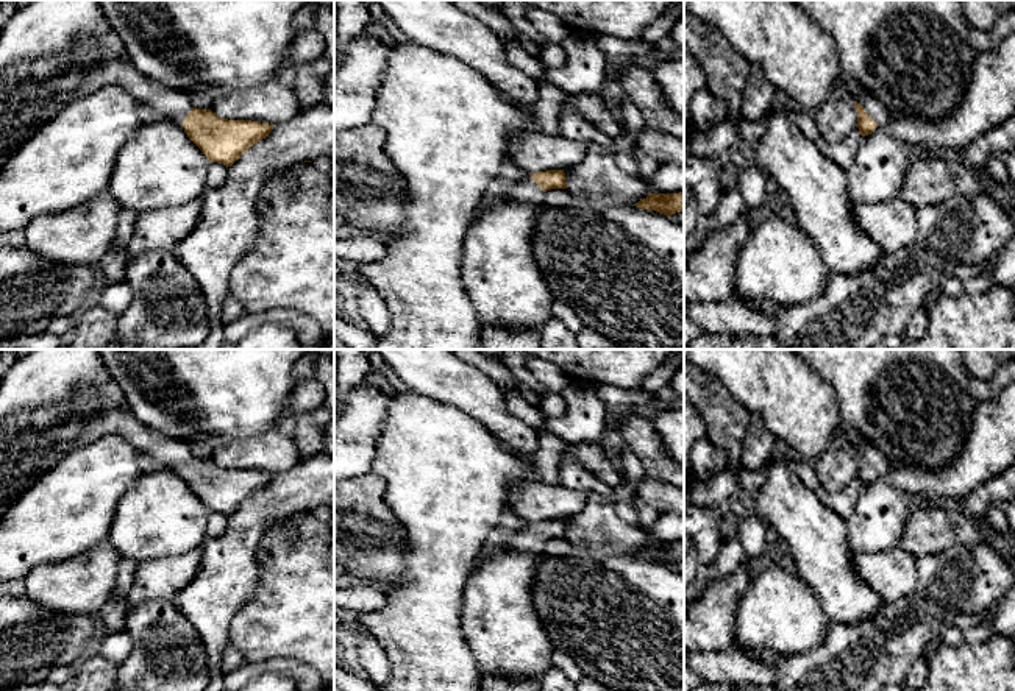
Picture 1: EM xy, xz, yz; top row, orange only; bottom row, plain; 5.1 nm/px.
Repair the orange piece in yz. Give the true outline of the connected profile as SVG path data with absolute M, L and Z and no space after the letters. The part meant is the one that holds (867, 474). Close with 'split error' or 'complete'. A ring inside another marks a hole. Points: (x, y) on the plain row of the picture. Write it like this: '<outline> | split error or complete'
M867 441L854 451L854 457L857 462L857 477L860 485L871 484L878 476L887 473L892 465L881 451Z | split error

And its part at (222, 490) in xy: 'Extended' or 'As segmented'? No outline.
Extended

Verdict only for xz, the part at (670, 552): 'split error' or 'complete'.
complete

